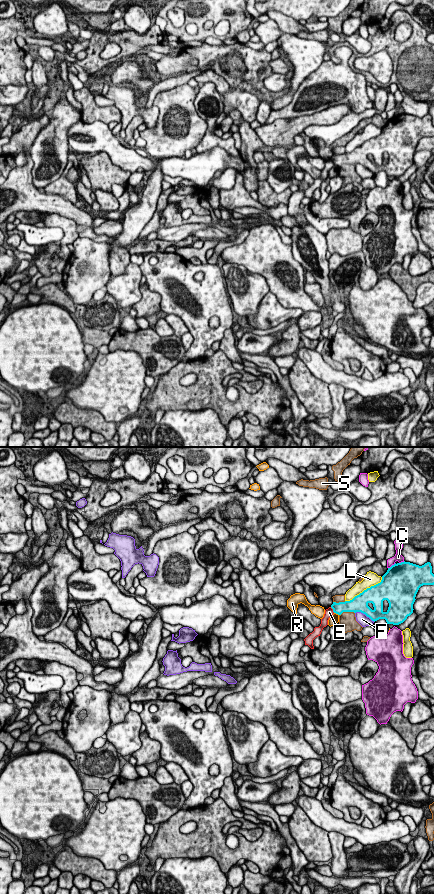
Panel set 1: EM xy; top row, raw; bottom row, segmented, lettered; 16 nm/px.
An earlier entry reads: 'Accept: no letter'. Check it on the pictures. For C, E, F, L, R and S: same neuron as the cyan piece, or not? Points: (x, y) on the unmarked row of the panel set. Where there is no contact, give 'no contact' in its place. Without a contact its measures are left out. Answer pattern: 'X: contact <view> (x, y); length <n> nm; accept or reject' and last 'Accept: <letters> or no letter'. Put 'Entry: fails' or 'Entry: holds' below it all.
C: contact xy (392, 117); length 150 nm; reject
E: contact xy (333, 162); length 120 nm; reject
F: contact xy (365, 166); length 360 nm; reject
L: contact xy (364, 142); length 700 nm; reject
R: contact xy (336, 165); length 100 nm; reject
S: contact xy (346, 163); length 260 nm; reject
Accept: no letter
Entry: holds

